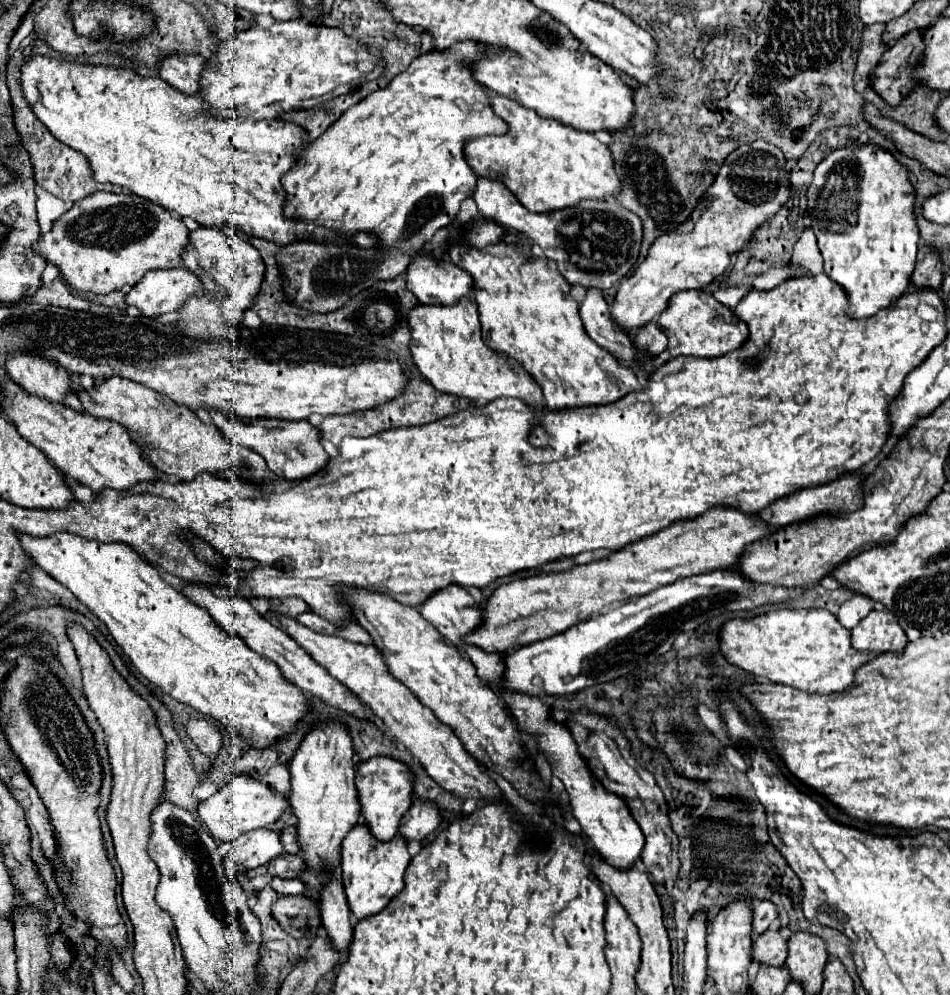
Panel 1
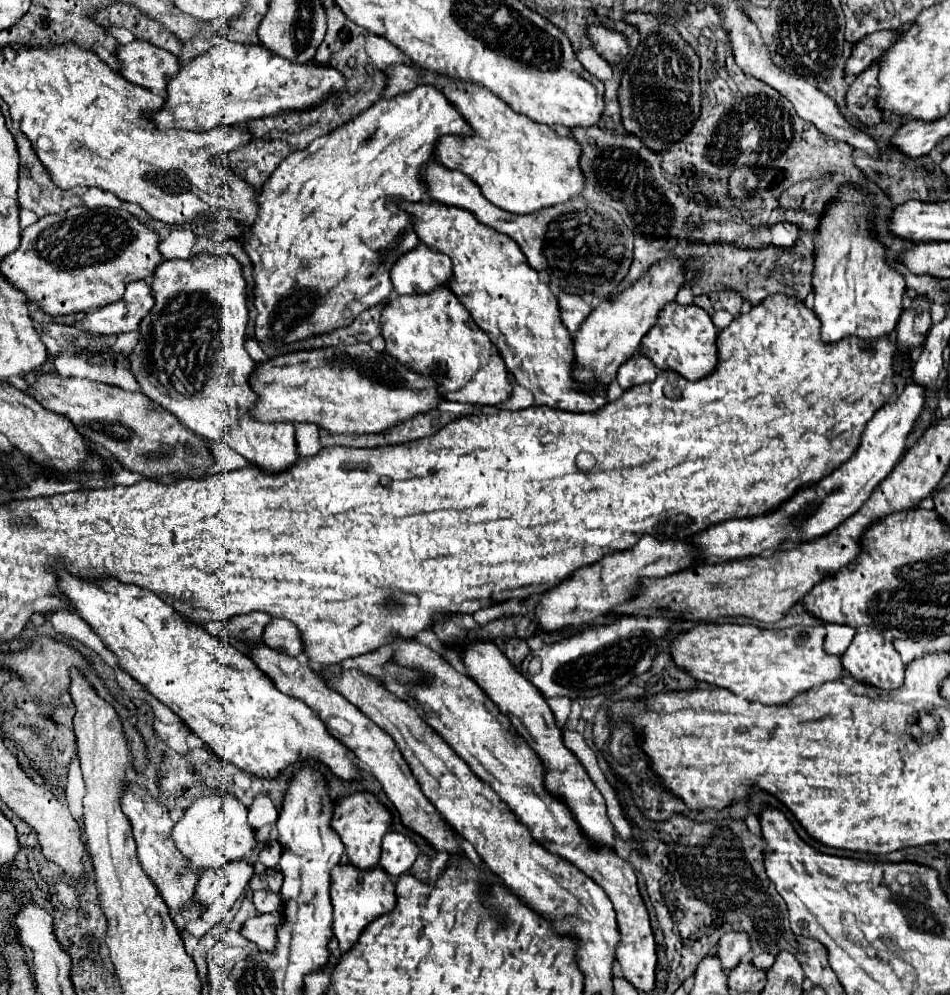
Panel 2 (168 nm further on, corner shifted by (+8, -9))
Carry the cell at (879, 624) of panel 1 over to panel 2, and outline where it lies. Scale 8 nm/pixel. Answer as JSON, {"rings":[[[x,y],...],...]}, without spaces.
{"rings":[[[857,629],[849,649],[845,651],[845,655],[841,657],[841,663],[843,663],[843,669],[857,681],[861,681],[863,685],[869,685],[869,687],[879,687],[879,689],[897,689],[903,685],[903,671],[905,671],[905,665],[901,663],[901,657],[899,653],[895,651],[893,643],[887,641],[881,633],[875,633],[875,631],[869,631],[869,629]]]}

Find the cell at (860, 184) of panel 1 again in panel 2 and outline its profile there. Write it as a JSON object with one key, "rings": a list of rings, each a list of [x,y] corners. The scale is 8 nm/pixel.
{"rings":[[[843,185],[839,201],[829,205],[815,237],[815,315],[821,321],[821,341],[835,343],[849,335],[877,341],[895,331],[905,309],[905,279],[885,263],[885,247],[867,227],[871,195],[855,185]]]}

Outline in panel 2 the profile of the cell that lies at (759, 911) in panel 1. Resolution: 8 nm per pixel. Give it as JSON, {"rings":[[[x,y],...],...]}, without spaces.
{"rings":[[[729,931],[719,939],[717,945],[717,957],[721,961],[721,967],[725,971],[731,971],[733,967],[737,967],[741,963],[741,959],[747,957],[747,953],[751,951],[749,945],[749,937],[745,933],[737,933],[737,931]]]}

